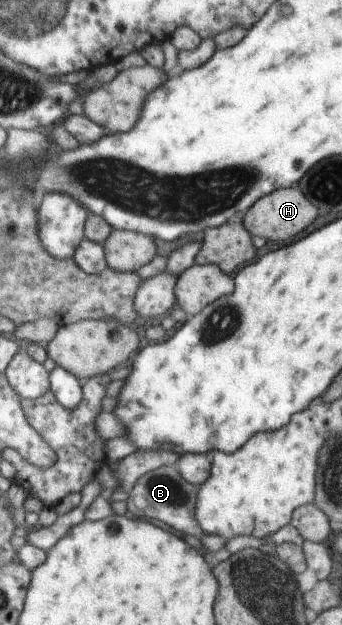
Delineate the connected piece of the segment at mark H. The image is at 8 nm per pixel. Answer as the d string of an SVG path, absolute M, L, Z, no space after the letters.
M293 186L274 190L257 199L245 215L244 227L251 236L261 236L271 242L285 242L297 236L299 232L307 230L309 224L315 222L315 218L317 218L317 208L303 196L299 187Z

